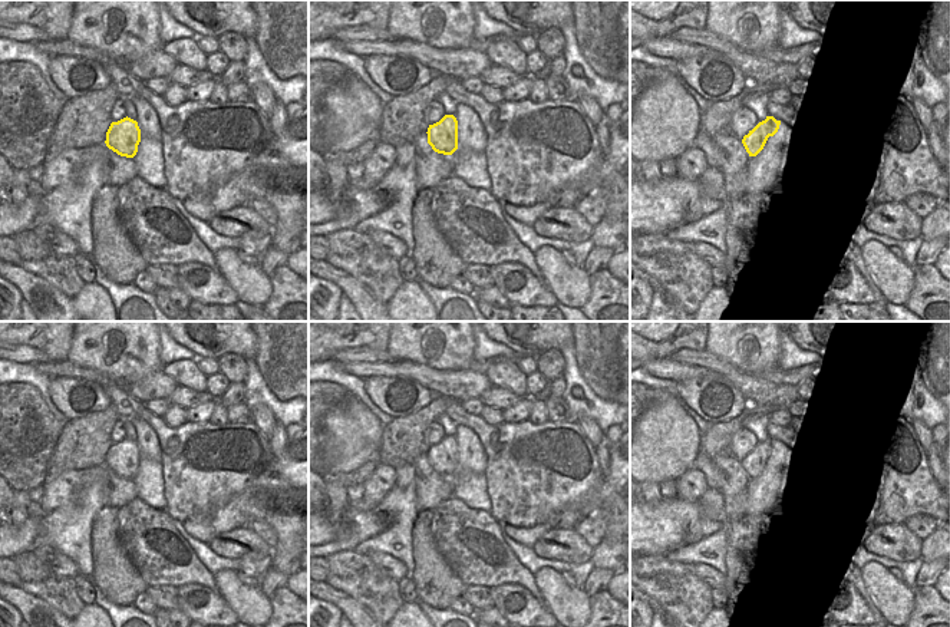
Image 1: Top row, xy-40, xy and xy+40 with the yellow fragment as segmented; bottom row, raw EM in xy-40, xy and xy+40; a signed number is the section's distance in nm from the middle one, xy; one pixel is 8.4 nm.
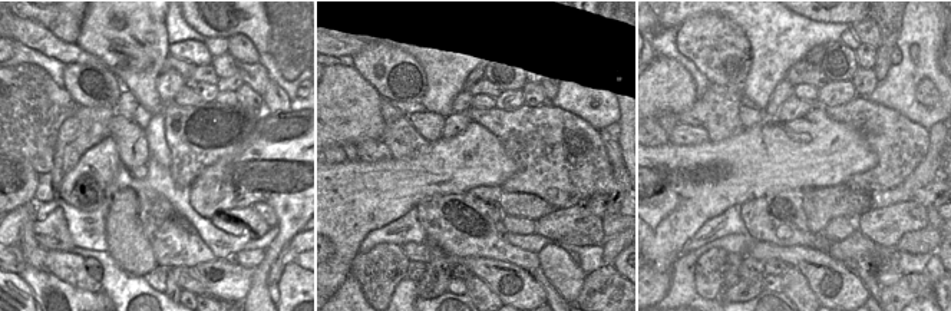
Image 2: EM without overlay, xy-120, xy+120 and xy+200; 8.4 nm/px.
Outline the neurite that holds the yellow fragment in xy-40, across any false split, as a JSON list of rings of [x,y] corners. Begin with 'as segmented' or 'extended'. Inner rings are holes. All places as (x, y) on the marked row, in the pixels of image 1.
extended; [[[129,98],[123,99],[126,116],[112,122],[106,132],[106,146],[121,156],[133,158],[141,142],[141,129],[136,122],[136,108]]]

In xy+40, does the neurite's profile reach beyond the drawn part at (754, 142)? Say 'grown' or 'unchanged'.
grown

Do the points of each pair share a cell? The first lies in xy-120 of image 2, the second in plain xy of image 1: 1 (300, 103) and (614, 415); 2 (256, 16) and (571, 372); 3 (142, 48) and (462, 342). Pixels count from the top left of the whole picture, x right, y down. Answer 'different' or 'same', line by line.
1: different
2: different
3: same

